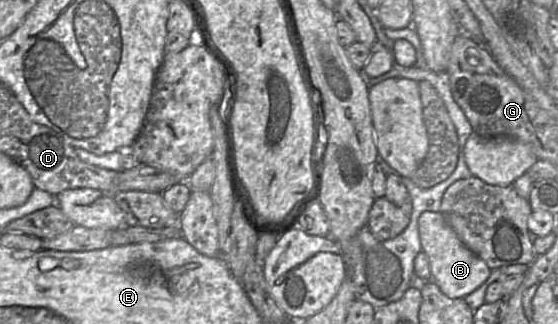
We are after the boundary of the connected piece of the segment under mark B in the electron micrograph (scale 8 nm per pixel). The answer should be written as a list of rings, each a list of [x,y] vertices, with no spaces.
[[[425,211],[419,218],[422,250],[428,256],[432,280],[451,299],[464,298],[481,286],[491,274],[488,265],[467,248],[442,213]]]

